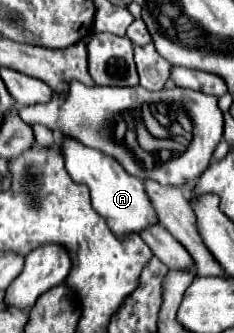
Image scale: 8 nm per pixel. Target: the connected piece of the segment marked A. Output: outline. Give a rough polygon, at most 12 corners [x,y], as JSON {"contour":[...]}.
{"contour":[[65,138],[69,176],[117,238],[159,224],[143,182]]}

